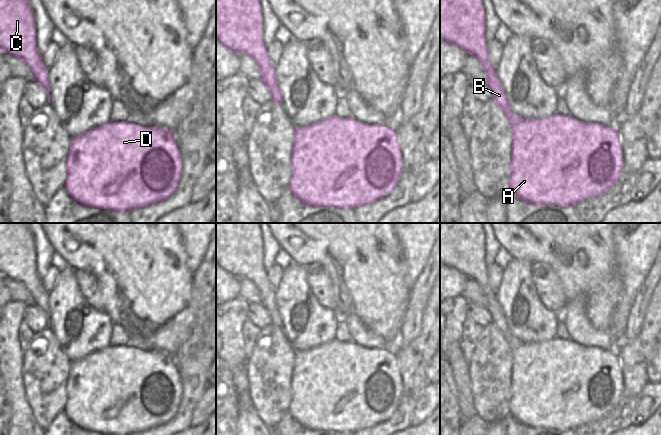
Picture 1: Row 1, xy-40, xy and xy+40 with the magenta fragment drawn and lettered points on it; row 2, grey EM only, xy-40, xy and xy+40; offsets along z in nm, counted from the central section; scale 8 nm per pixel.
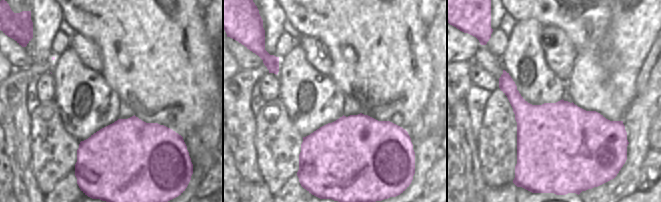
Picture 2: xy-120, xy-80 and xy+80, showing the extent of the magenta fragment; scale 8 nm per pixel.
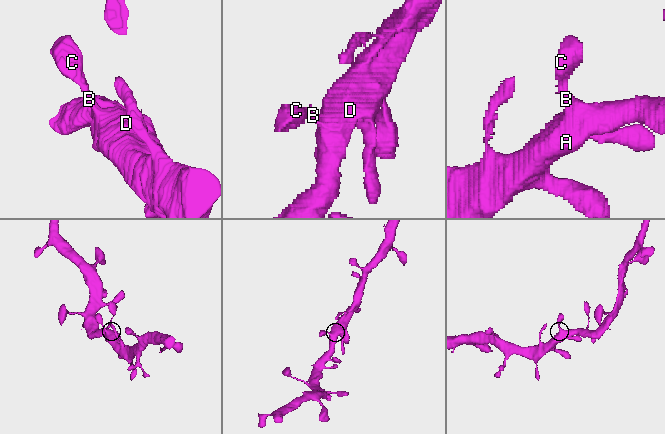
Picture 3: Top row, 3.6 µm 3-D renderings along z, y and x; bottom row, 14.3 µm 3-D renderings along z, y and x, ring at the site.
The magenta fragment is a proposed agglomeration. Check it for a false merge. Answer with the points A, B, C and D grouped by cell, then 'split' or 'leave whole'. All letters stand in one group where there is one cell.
groups A B C D; leave whole

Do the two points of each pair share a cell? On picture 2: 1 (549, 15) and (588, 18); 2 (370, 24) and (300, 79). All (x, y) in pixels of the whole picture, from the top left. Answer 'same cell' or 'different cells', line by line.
1: same cell
2: different cells

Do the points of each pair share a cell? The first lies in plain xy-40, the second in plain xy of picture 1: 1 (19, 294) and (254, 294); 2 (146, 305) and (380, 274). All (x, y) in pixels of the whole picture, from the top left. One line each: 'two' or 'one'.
1: one
2: one

